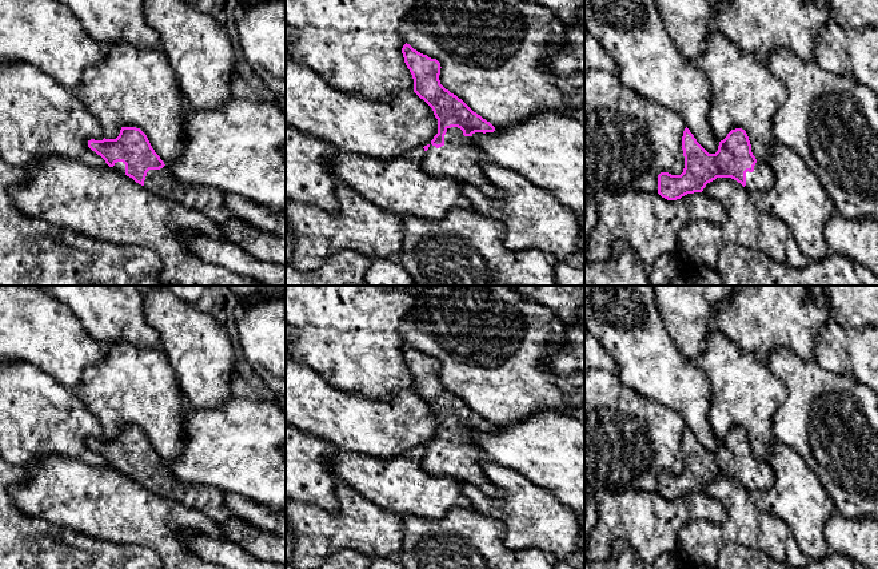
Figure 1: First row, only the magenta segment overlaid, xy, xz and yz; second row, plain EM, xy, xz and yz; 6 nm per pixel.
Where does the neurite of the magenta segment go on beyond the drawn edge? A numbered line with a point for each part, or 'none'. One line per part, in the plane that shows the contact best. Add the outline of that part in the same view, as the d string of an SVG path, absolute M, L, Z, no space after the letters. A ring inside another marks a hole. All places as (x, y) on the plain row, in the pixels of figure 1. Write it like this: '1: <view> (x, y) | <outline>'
1: xz (459, 457) | M458 426L447 427L444 443L439 447L430 442L422 457L422 467L434 476L448 476L468 482L491 498L503 498L506 493L492 484L480 461L486 457L472 435L464 435Z

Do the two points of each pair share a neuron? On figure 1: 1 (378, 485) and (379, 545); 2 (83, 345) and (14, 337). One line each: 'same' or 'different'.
1: different
2: same

